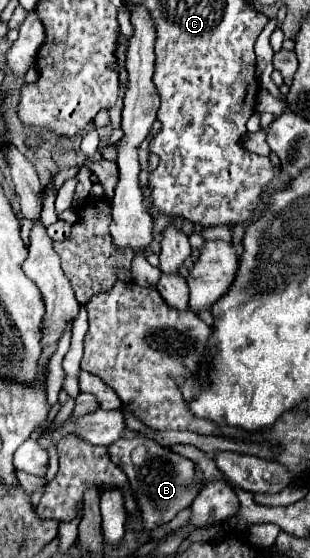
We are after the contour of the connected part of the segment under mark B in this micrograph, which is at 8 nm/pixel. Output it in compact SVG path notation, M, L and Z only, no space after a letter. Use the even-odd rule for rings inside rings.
M132 437L132 439L118 439L114 443L110 443L108 447L108 457L110 461L114 461L114 465L118 465L126 477L130 479L130 487L134 489L138 507L142 511L142 519L144 519L144 533L138 535L140 541L146 541L150 531L158 525L164 525L168 521L172 521L176 517L178 511L186 509L192 505L192 499L198 495L198 481L194 475L194 463L170 449L162 449L158 447L154 441L146 439L146 437ZM136 447L144 447L146 449L146 457L140 465L136 465L132 461L132 451Z

